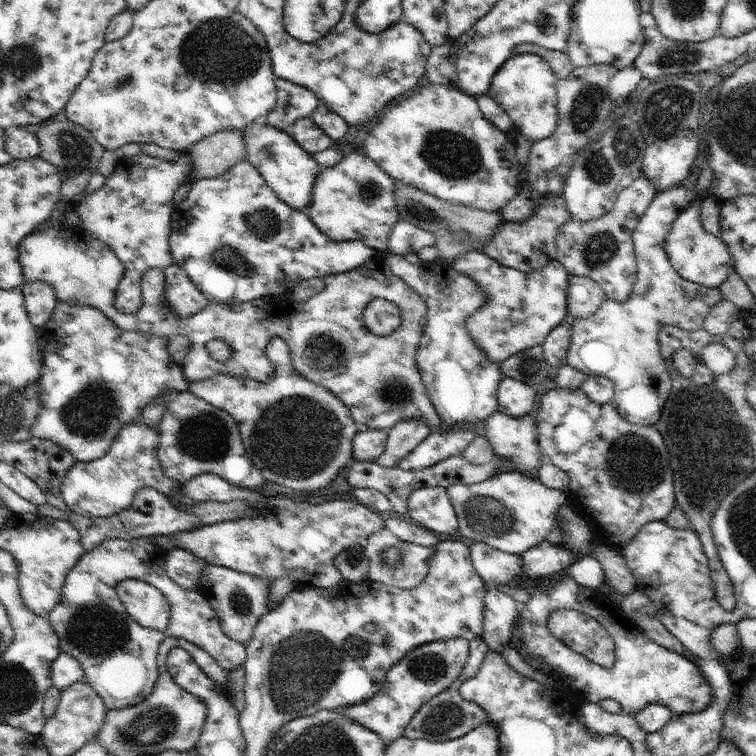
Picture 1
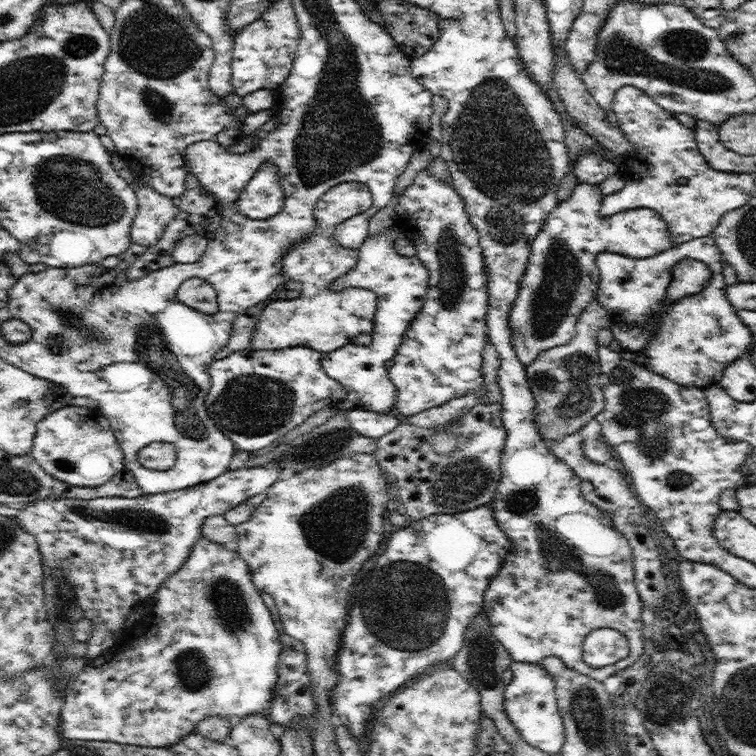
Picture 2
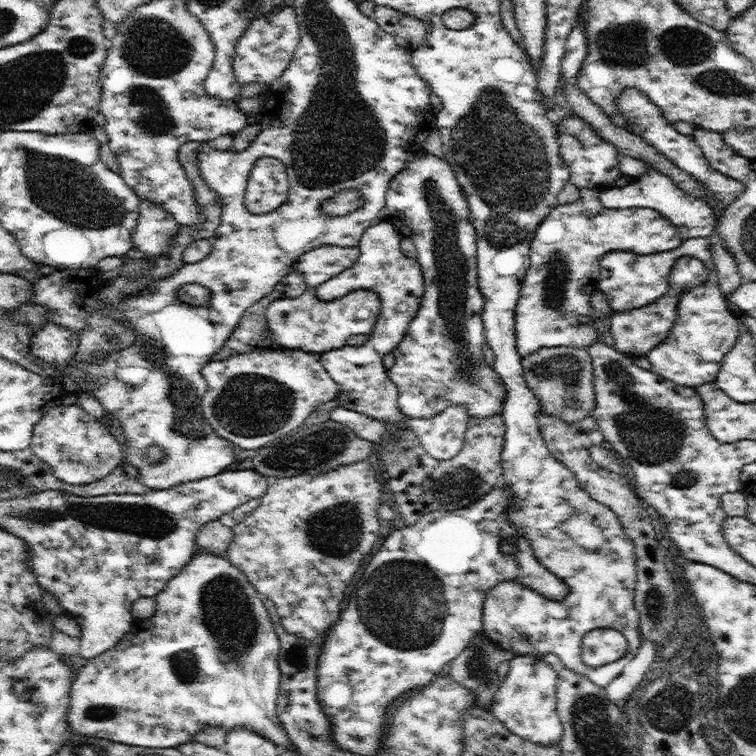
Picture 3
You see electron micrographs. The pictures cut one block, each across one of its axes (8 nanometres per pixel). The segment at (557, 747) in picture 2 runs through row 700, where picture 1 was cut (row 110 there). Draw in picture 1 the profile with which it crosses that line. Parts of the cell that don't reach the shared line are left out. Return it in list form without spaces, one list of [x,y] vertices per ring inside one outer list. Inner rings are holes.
[[[532,53],[512,54],[490,79],[487,94],[506,111],[516,130],[526,140],[535,143],[552,136],[558,126],[557,81],[554,71],[541,56]]]

